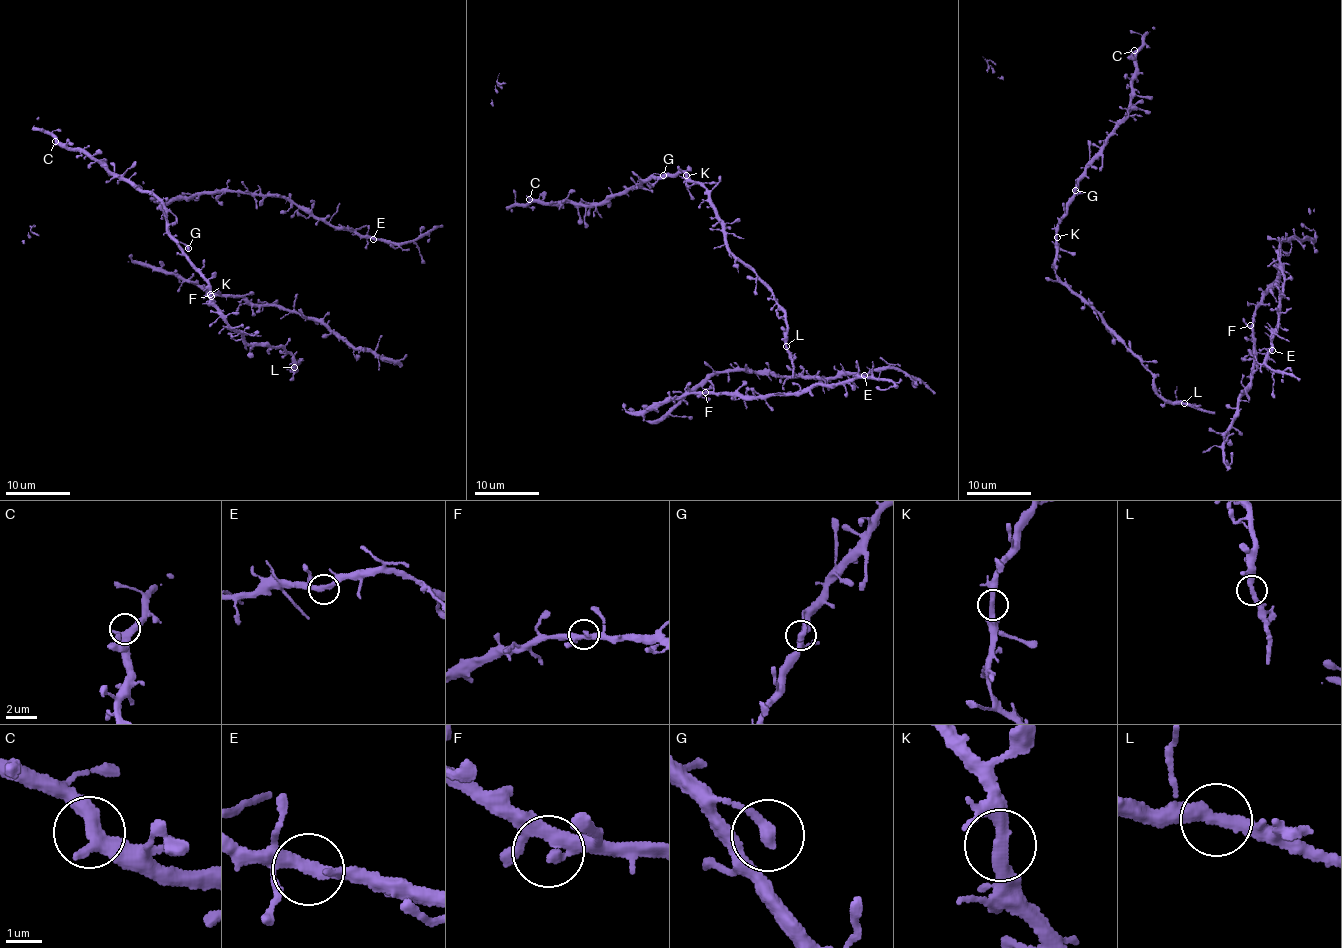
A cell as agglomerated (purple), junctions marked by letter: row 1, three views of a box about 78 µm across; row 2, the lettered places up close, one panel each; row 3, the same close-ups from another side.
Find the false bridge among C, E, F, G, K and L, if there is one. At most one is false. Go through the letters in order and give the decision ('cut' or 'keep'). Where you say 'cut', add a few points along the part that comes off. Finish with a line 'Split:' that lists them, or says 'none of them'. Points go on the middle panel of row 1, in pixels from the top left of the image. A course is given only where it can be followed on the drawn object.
C: keep
E: keep
F: keep
G: keep
K: keep
L: keep
Split: none of them

